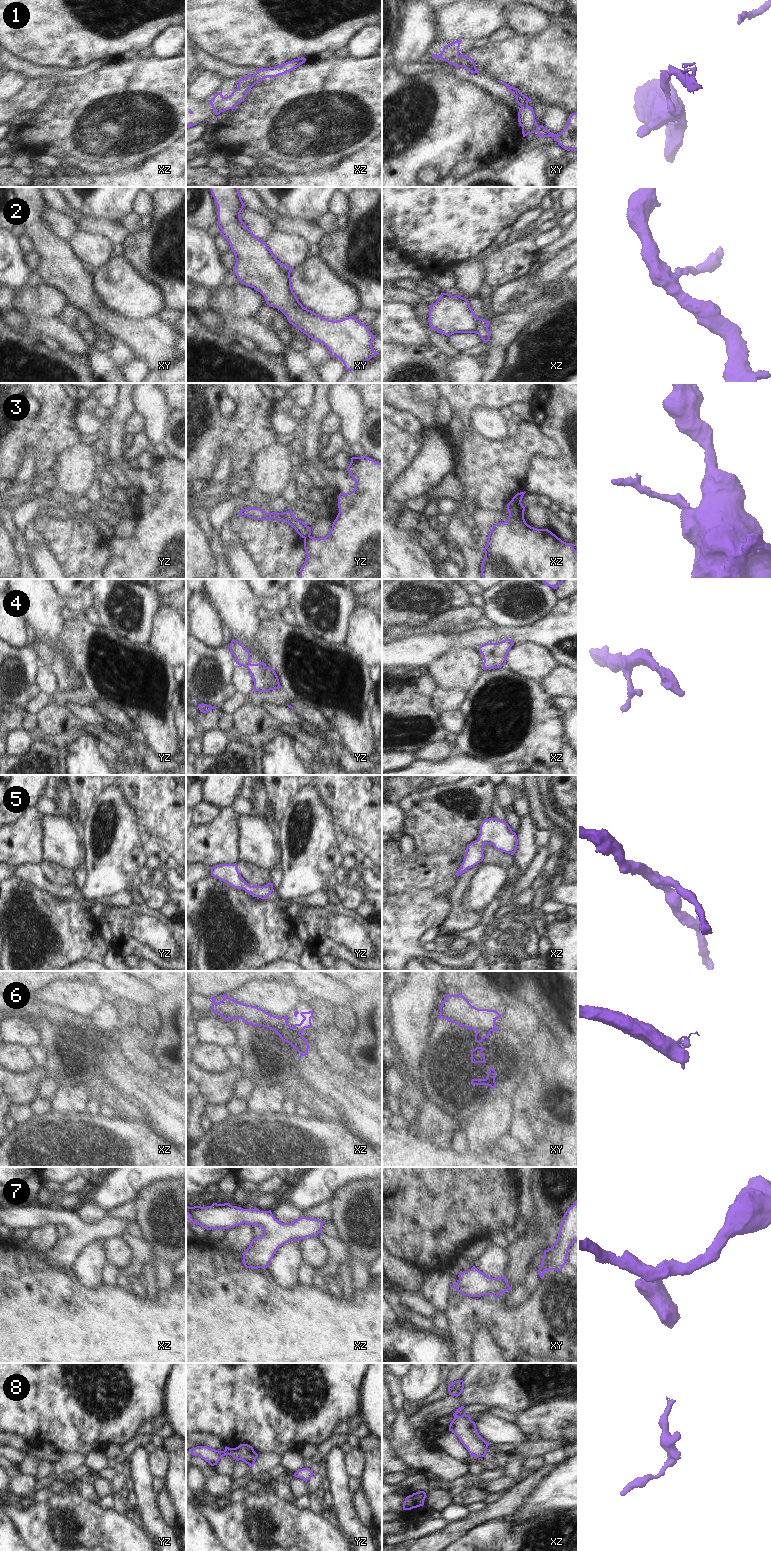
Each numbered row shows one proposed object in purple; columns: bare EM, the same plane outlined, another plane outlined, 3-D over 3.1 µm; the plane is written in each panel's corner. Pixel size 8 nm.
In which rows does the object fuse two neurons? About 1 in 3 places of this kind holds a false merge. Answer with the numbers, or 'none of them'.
1, 2, 3, 6

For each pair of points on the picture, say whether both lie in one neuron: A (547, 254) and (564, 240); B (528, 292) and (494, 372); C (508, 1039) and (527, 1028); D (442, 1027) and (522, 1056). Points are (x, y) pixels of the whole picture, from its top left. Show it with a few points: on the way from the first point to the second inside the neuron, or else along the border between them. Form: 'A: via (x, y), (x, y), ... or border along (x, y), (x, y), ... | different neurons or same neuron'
A: via (551, 251), (560, 244) | same neuron
B: border along (545, 300), (535, 300), (500, 315) | different neurons
C: border along (499, 1029), (511, 1030), (520, 1038) | different neurons
D: via (461, 1046), (469, 1052), (496, 1052), (502, 1056) | same neuron

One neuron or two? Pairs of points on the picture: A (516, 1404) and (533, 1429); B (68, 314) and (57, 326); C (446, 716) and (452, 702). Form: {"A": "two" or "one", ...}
{"A": "two", "B": "two", "C": "two"}

